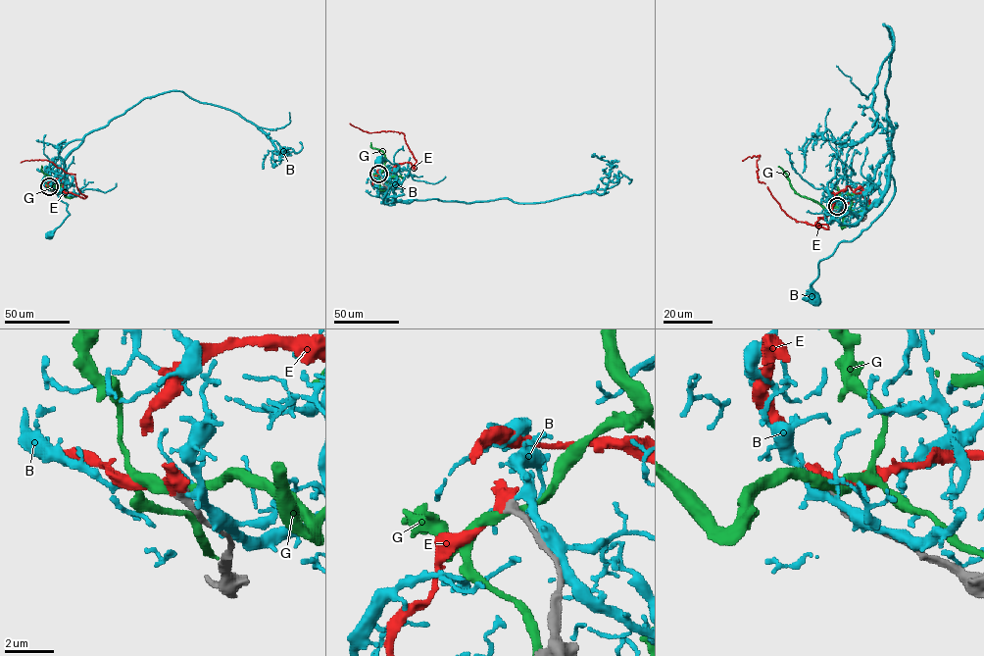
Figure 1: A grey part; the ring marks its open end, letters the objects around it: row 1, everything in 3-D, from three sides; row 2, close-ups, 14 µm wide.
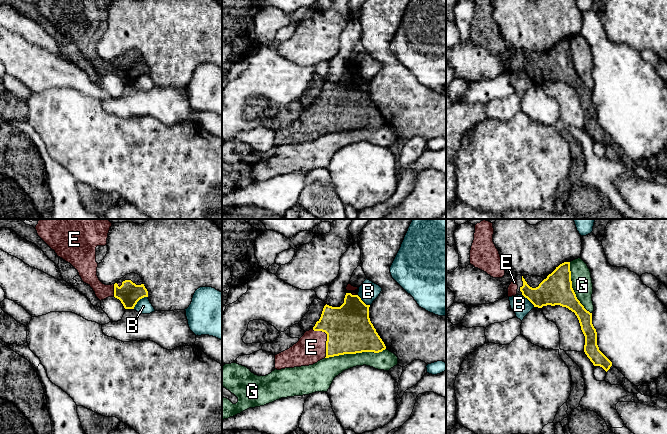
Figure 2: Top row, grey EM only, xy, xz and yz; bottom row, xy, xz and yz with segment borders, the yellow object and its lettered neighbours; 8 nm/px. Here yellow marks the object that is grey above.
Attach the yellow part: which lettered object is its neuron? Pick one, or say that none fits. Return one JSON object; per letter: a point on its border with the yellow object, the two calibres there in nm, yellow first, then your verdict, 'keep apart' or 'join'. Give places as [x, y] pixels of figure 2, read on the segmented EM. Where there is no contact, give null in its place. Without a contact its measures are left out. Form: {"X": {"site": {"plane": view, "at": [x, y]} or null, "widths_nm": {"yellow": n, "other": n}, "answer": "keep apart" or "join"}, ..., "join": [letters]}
{"B": {"site": {"plane": "xy", "at": [139, 299]}, "widths_nm": {"yellow": 180, "other": 120}, "answer": "keep apart"}, "E": {"site": {"plane": "xz", "at": [327, 339]}, "widths_nm": {"yellow": 380, "other": 240}, "answer": "join"}, "G": {"site": {"plane": "xz", "at": [355, 353]}, "widths_nm": {"yellow": 380, "other": 180}, "answer": "keep apart"}, "join": ["E"]}

